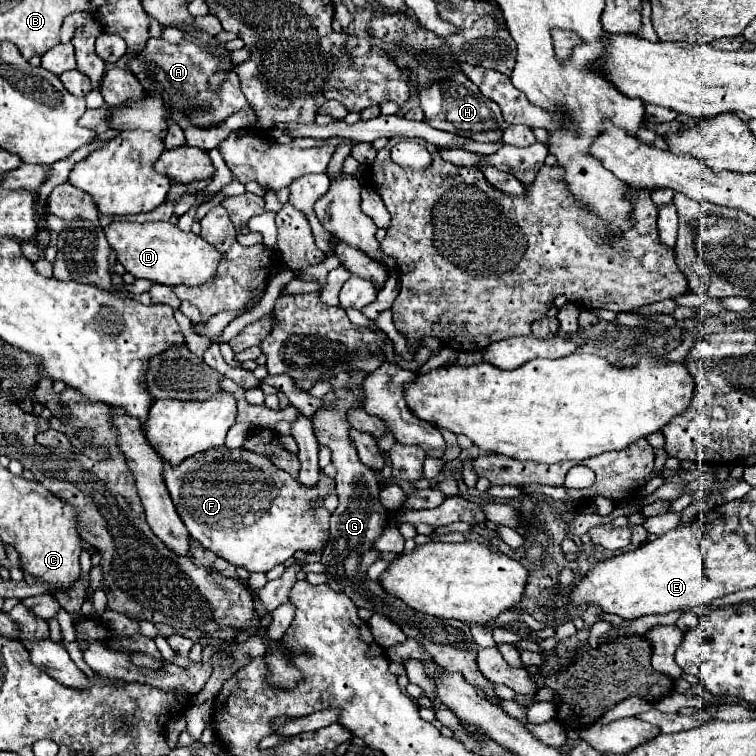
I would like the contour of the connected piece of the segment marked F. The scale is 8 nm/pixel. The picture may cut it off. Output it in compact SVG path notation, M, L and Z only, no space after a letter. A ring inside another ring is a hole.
M222 445L212 451L198 453L182 461L182 465L178 467L164 463L162 475L176 511L190 531L190 537L200 541L218 557L230 561L236 567L244 567L250 573L266 573L272 567L290 559L296 551L322 553L324 545L328 543L330 513L324 509L324 495L334 489L334 481L328 479L324 473L320 475L316 487L302 487L286 471L278 469L270 459L242 447L228 449ZM312 501L318 503L316 509L312 509Z

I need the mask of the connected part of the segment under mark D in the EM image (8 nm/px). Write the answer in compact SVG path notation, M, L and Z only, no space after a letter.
M114 219L104 227L104 235L110 243L110 249L116 253L116 259L124 269L136 279L148 279L162 285L202 285L214 277L220 253L194 233L184 233L176 225L164 223L132 223L124 219Z

